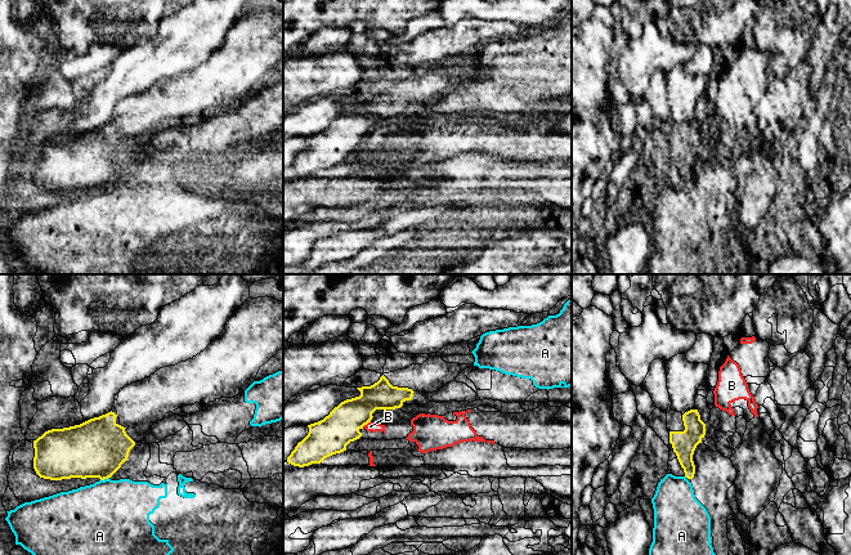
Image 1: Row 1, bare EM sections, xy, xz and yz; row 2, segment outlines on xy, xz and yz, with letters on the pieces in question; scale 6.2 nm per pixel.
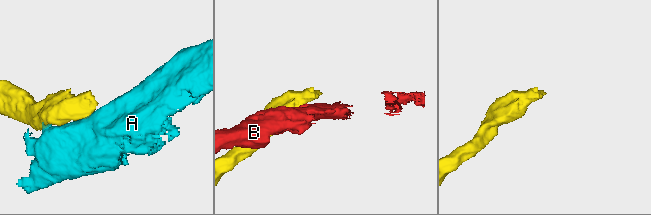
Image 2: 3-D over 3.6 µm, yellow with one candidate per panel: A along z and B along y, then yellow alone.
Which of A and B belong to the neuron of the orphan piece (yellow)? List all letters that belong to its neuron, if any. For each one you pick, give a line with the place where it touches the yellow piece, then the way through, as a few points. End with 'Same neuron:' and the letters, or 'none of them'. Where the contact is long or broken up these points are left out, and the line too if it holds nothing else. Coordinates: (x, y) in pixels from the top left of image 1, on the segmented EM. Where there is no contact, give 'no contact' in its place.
Same neuron: none of them

